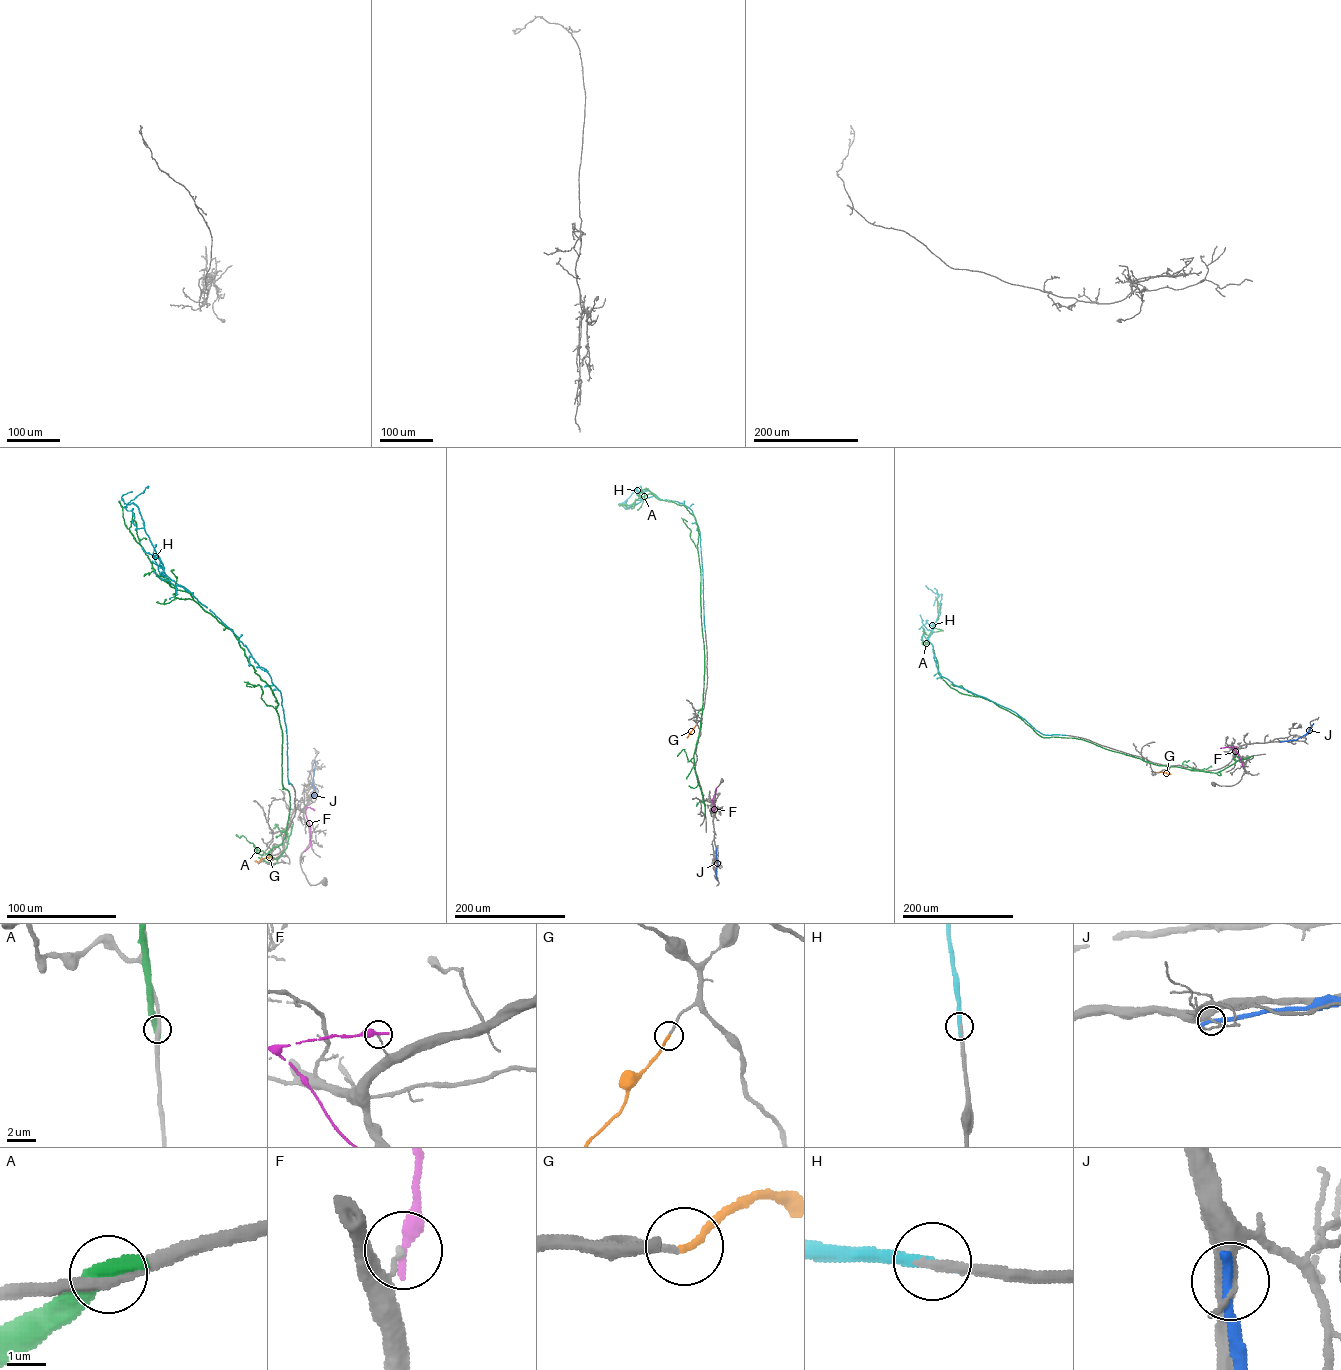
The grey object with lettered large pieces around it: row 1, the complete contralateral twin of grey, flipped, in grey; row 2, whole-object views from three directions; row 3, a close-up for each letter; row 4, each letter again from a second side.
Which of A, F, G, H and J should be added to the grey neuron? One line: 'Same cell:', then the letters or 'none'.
Same cell: G, H

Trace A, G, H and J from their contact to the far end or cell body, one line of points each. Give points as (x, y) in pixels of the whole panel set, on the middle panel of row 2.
A: (705, 818), (693, 766), (704, 664), (697, 526), (683, 505), (653, 493), (624, 504), (632, 505)
G: (695, 725), (687, 738)
H: (705, 633), (700, 532), (692, 511), (681, 503), (662, 500), (654, 494), (625, 508), (623, 502), (633, 492)
J: (716, 847), (717, 880)

